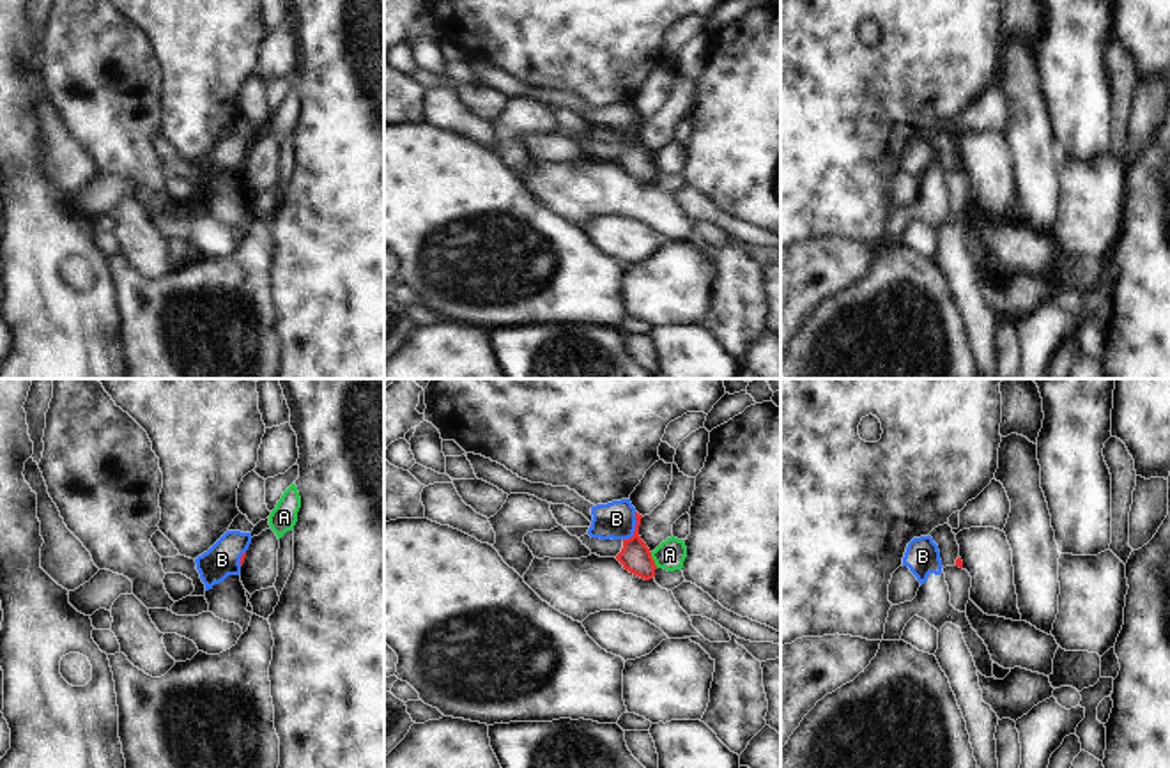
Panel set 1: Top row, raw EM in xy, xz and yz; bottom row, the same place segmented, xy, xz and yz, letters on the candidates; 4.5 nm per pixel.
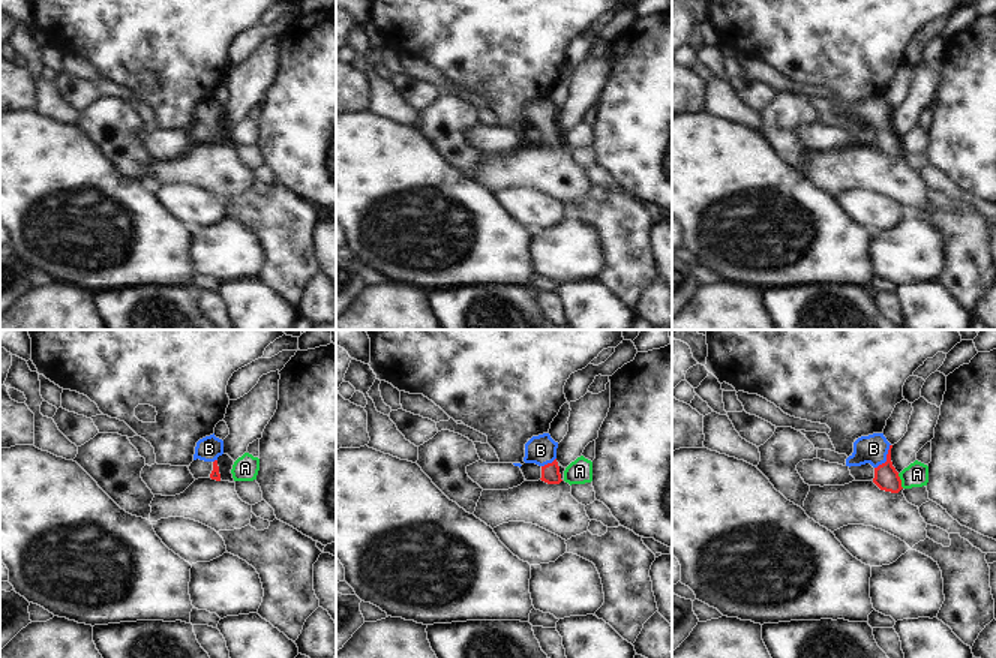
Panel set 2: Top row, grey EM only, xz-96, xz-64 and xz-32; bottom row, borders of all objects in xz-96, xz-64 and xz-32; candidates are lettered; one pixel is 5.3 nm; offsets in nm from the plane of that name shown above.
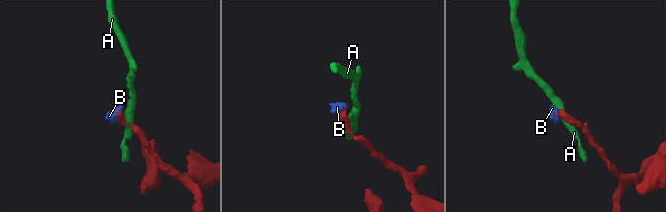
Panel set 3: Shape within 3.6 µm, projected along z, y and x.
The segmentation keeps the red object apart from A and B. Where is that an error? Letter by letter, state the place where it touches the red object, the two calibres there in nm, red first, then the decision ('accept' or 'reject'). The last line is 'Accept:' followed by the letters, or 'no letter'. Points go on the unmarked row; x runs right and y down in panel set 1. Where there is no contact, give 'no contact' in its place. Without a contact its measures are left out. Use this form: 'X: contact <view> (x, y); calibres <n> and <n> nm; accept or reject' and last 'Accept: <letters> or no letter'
A: contact xz (652, 163); calibres 140 and 140 nm; reject
B: contact xz (636, 131); calibres 140 and 170 nm; accept
Accept: B

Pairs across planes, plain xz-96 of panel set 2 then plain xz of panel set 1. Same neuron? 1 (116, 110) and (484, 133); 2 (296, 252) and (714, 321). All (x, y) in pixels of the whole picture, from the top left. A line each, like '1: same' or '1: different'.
1: different
2: same

